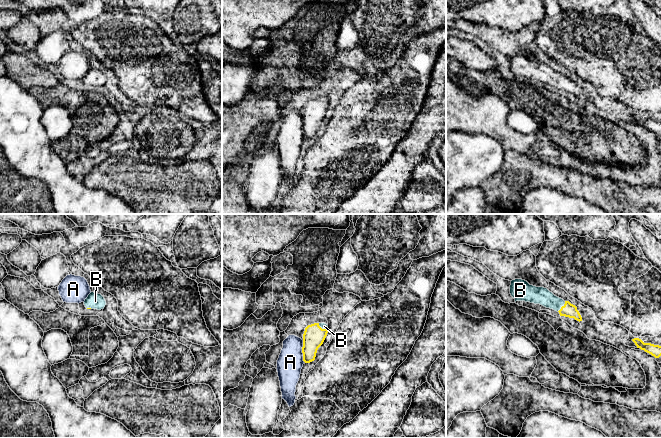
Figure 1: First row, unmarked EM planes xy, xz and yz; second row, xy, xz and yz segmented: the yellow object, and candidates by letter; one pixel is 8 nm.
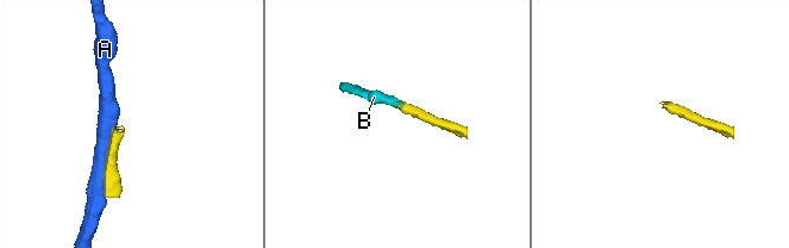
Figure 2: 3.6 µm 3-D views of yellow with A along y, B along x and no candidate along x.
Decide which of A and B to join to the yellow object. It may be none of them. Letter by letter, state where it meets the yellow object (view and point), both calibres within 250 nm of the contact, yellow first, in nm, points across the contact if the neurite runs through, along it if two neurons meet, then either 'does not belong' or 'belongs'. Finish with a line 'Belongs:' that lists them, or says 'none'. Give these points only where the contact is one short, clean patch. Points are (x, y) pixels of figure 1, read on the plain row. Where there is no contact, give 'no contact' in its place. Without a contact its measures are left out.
A: xz (302, 127) | 170/200 nm | does not belong
B: yz (562, 82) | 110/140 nm | across yz (569, 86), (562, 82), (538, 71) | belongs
Belongs: B

